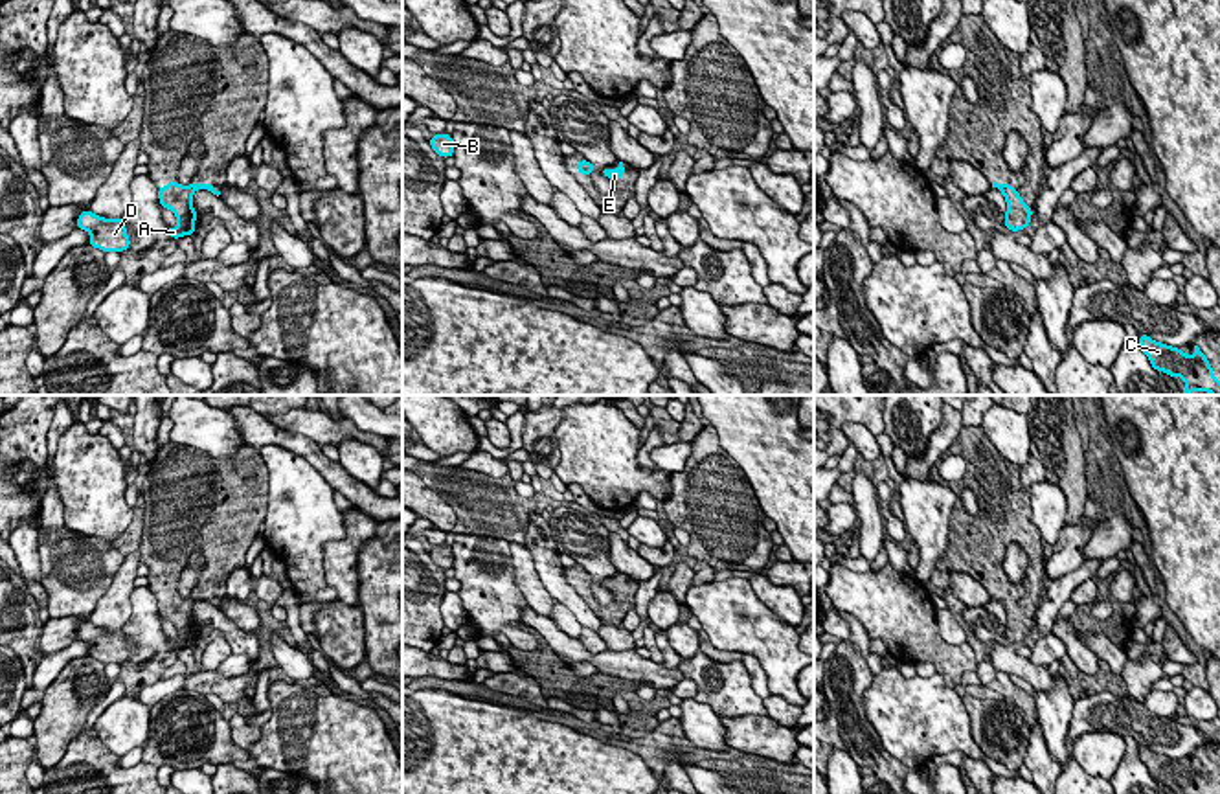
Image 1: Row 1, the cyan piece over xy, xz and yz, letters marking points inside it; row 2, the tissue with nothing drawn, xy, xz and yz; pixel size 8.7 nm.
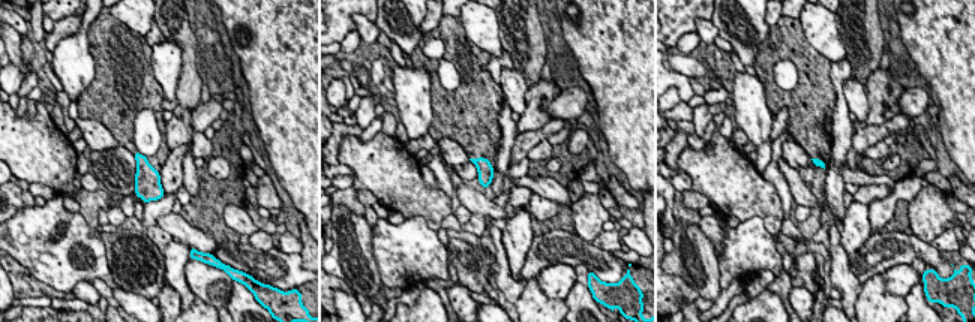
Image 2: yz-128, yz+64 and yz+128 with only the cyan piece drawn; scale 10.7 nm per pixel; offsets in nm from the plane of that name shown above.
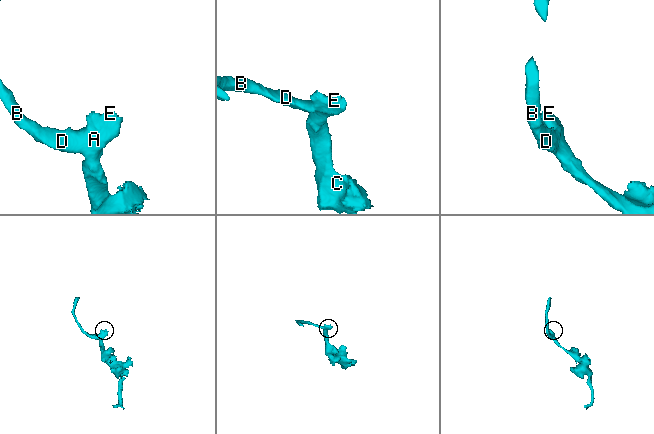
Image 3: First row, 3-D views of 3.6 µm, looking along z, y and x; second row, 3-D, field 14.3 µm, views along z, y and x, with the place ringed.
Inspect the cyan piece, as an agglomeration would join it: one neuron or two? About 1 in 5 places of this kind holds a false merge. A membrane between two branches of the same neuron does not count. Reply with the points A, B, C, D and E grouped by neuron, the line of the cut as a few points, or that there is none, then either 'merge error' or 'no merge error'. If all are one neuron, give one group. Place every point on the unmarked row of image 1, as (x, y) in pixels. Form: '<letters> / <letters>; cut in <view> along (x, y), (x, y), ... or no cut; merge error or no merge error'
A B C D E; no cut; no merge error

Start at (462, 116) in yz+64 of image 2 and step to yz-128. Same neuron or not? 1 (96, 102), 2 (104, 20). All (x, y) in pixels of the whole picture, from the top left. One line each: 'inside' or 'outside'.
1: inside
2: inside

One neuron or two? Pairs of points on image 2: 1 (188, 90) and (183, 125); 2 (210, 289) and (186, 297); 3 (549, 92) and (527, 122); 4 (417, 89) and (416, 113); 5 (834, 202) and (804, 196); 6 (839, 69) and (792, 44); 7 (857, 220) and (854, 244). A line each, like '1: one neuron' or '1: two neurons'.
1: two neurons
2: two neurons
3: one neuron
4: one neuron
5: two neurons
6: two neurons
7: one neuron

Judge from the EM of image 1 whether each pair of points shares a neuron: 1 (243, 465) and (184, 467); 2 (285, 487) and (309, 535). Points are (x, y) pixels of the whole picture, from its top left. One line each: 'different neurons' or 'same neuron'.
1: same neuron
2: same neuron

